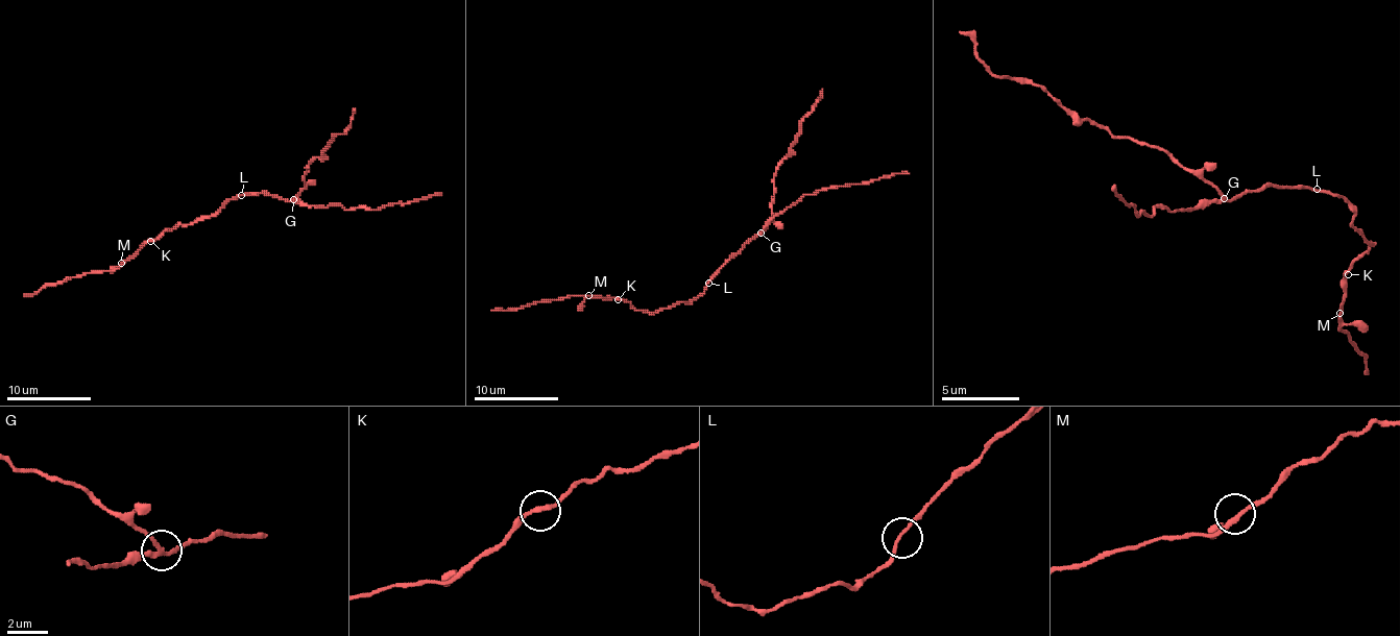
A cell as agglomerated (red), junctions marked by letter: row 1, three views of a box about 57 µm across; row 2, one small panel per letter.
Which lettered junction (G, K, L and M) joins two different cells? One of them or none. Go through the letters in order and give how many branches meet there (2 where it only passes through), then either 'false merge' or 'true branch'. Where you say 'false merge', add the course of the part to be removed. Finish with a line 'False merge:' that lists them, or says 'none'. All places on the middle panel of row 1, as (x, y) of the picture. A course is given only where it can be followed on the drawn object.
G: 3 branches meet; false merge; foreign part runs (762, 233), (772, 220), (774, 173), (801, 131), (801, 123), (822, 89)
K: 2 branches meet; true branch
L: 2 branches meet; true branch
M: 3 branches meet; true branch
False merge: G

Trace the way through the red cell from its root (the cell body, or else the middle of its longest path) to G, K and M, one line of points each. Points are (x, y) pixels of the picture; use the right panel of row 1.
G: (1312, 189), (1262, 186), (1258, 189), (1247, 189), (1231, 201), (1223, 197)
K: (1312, 189), (1328, 189), (1340, 197), (1351, 213), (1351, 224), (1371, 244), (1367, 251), (1351, 263), (1348, 274)
M: (1312, 189), (1328, 189), (1340, 197), (1351, 213), (1351, 224), (1371, 244), (1344, 274), (1344, 310), (1340, 313)

